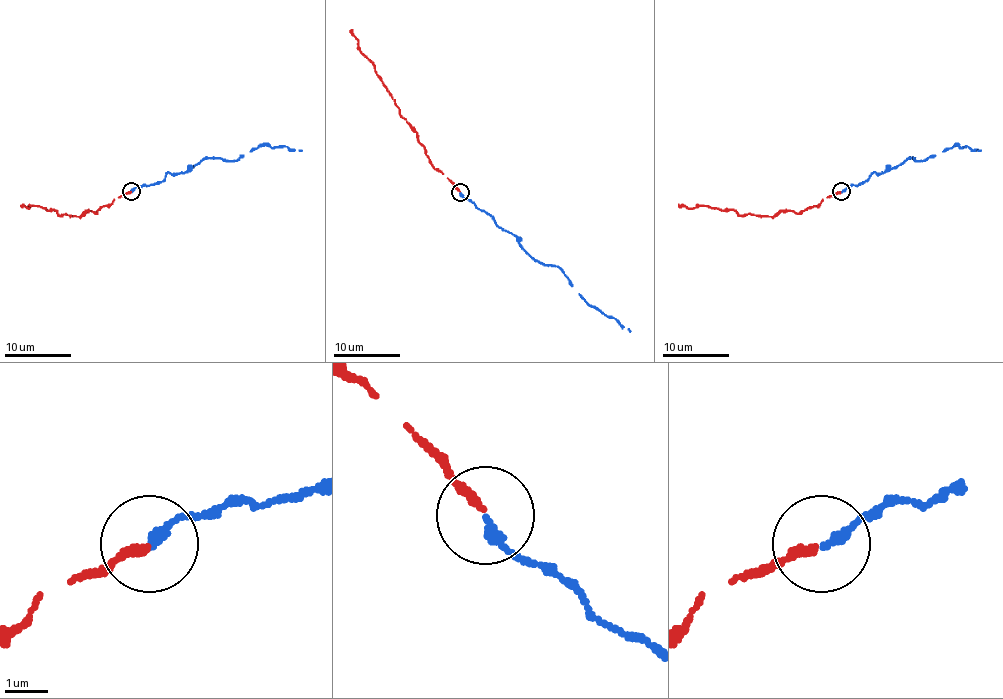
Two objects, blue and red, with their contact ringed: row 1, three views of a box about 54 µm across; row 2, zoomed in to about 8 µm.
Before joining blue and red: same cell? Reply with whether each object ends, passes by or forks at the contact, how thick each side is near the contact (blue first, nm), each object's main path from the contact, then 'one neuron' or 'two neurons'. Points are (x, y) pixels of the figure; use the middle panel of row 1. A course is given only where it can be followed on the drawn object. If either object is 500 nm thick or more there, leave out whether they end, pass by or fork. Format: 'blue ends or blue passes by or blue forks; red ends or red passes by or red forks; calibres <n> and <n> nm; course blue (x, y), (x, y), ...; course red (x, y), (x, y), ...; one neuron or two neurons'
blue ends; red ends; calibres 240 and 200 nm; course blue (459, 192), (488, 212), (497, 225), (512, 234), (534, 259), (556, 265), (591, 305), (631, 330); course red (459, 190), (433, 166), (418, 132), (399, 114), (399, 107), (374, 66), (358, 46), (351, 29); one neuron

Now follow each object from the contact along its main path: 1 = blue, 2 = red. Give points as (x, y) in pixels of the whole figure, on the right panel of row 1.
1: (841, 192), (861, 183), (874, 172), (883, 173), (908, 158), (923, 160), (954, 145), (979, 150)
2: (839, 192), (803, 212), (781, 210), (771, 217), (740, 215), (735, 210), (705, 205), (688, 208), (678, 203)

